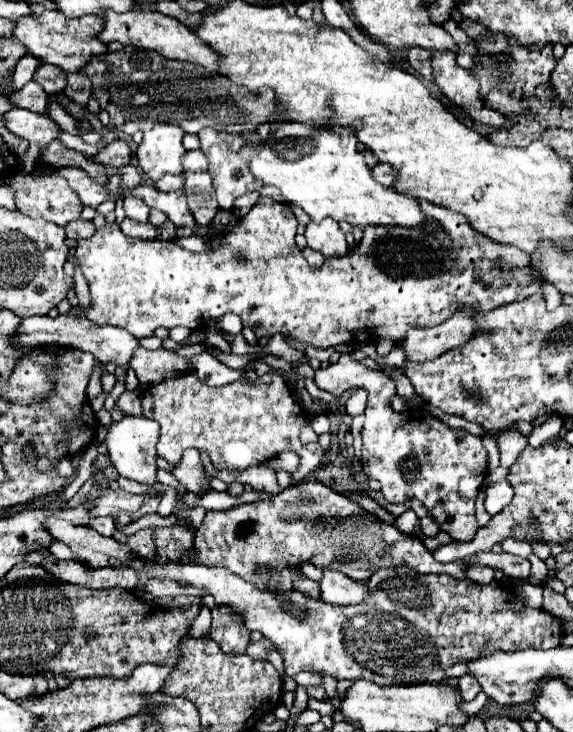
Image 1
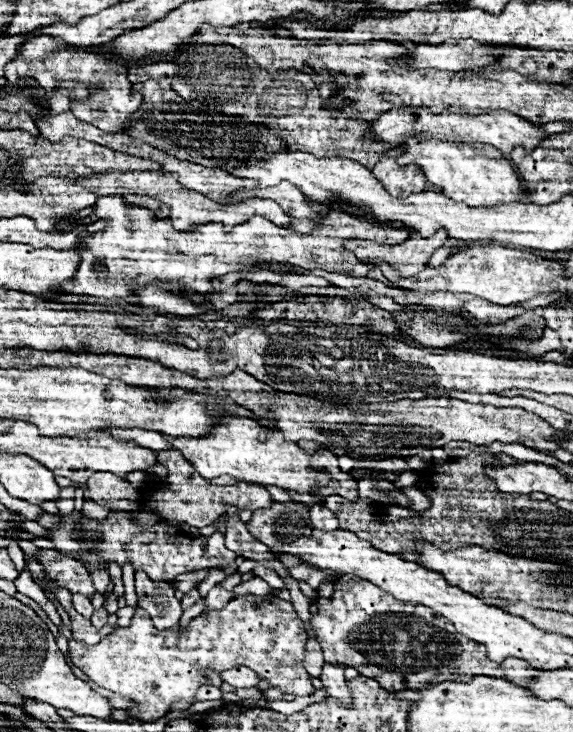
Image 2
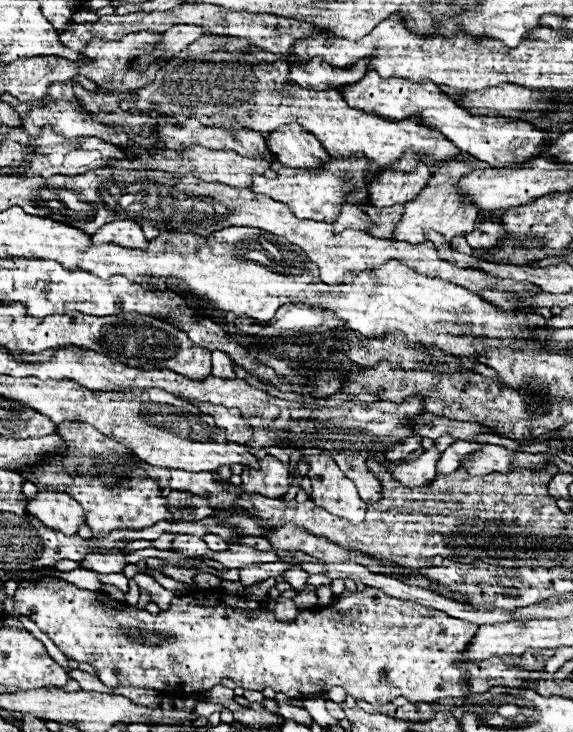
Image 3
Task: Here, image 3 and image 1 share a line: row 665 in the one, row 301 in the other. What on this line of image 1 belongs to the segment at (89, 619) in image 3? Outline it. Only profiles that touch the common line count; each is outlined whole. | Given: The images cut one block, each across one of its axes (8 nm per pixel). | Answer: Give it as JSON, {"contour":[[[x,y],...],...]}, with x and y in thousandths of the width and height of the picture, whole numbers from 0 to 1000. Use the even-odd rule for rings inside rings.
{"contour":[[[461,270],[461,276],[447,276],[440,281],[440,287],[394,320],[377,320],[366,331],[366,339],[360,344],[332,344],[332,342],[321,342],[314,336],[307,336],[300,328],[248,328],[248,325],[223,325],[213,320],[209,309],[206,306],[185,306],[178,311],[168,314],[168,320],[154,328],[140,328],[136,331],[136,339],[133,339],[133,358],[136,358],[136,366],[140,372],[147,374],[150,380],[150,388],[154,388],[154,396],[157,396],[157,418],[133,418],[133,421],[122,421],[119,429],[129,429],[129,432],[147,432],[175,445],[182,443],[192,443],[192,445],[209,445],[216,451],[223,451],[227,456],[237,456],[237,462],[258,462],[269,456],[272,448],[286,445],[286,448],[304,448],[304,445],[321,445],[321,448],[332,448],[332,451],[342,451],[346,448],[346,429],[353,434],[356,443],[370,440],[370,437],[380,437],[387,434],[391,429],[412,429],[419,432],[422,443],[429,448],[440,448],[447,462],[461,462],[461,459],[478,459],[485,454],[492,454],[496,459],[503,459],[506,464],[513,467],[524,467],[524,470],[541,470],[548,475],[576,475],[576,473],[590,473],[590,470],[600,470],[600,467],[656,467],[660,462],[681,462],[688,464],[691,470],[705,464],[709,454],[719,448],[719,445],[761,445],[768,440],[775,440],[778,434],[785,434],[796,421],[810,421],[810,423],[838,423],[838,426],[852,426],[859,421],[869,421],[869,418],[880,418],[880,415],[890,415],[890,413],[908,413],[914,407],[921,407],[925,402],[935,402],[939,393],[946,391],[946,380],[925,366],[925,355],[921,355],[921,347],[914,347],[911,342],[904,342],[901,336],[880,336],[880,333],[869,333],[869,331],[859,331],[859,325],[852,325],[848,320],[838,320],[834,314],[827,314],[817,303],[817,298],[803,295],[803,290],[792,290],[792,287],[778,287],[775,281],[761,281],[761,279],[750,279],[747,273],[729,273],[733,276],[733,287],[740,287],[740,295],[747,298],[747,306],[764,306],[764,314],[750,317],[743,309],[729,309],[729,311],[709,311],[709,309],[639,309],[635,311],[635,322],[632,328],[611,339],[600,350],[593,352],[569,352],[569,358],[558,363],[558,366],[545,366],[538,363],[538,358],[531,355],[524,339],[513,333],[515,322],[518,321],[520,302],[510,290],[510,284],[503,279],[489,279],[489,276],[478,276],[478,273],[468,273]]]}

